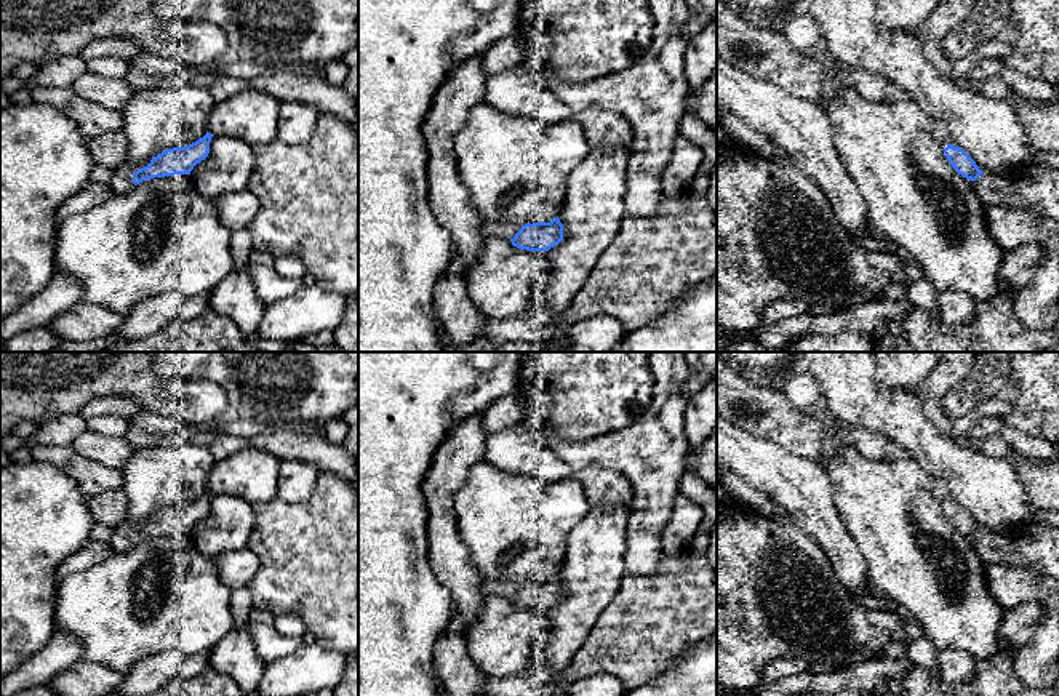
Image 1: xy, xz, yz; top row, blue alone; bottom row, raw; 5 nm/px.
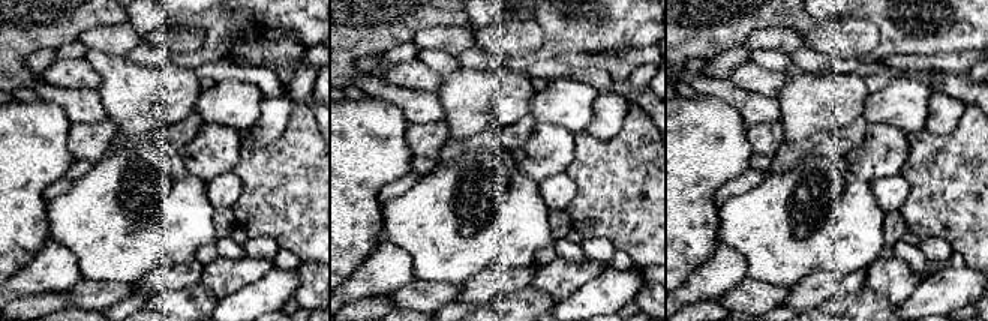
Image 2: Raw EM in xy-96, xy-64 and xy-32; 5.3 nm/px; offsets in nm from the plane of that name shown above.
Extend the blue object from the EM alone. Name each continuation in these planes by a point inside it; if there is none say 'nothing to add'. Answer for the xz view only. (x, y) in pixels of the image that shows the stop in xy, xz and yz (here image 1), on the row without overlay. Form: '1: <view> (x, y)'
1: xz (487, 586)

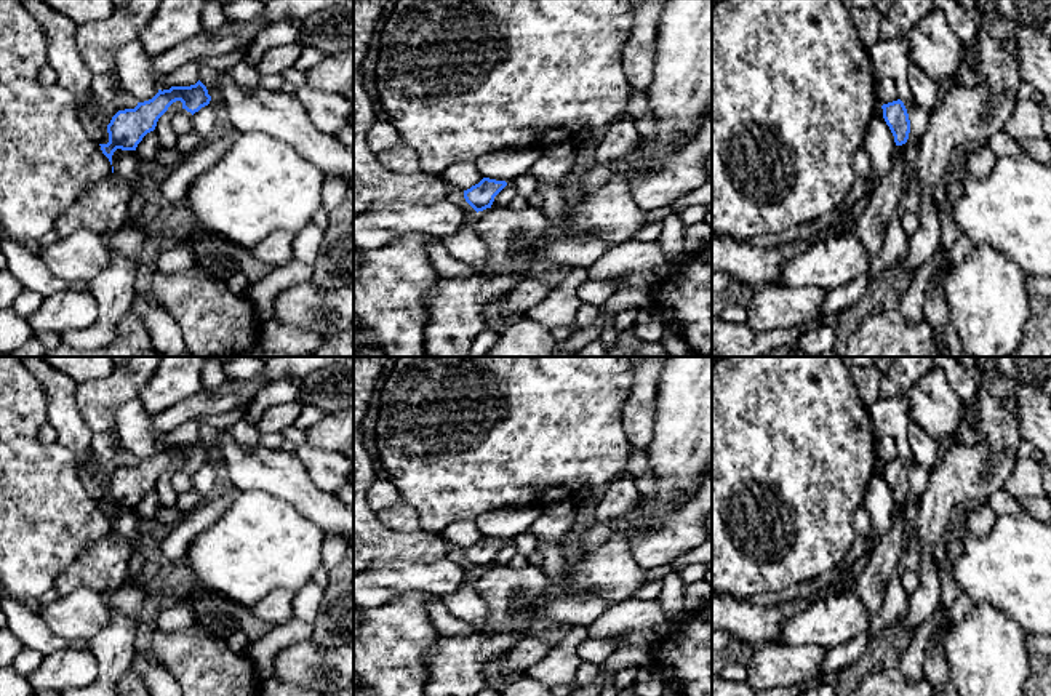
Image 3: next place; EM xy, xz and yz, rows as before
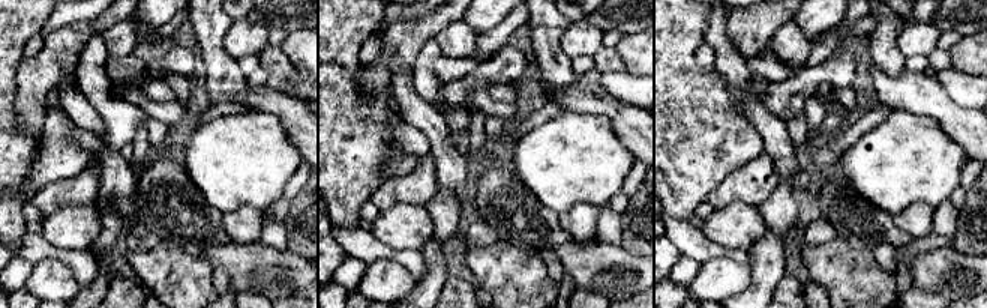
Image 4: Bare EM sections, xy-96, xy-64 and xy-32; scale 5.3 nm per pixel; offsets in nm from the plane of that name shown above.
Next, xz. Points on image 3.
nothing to add

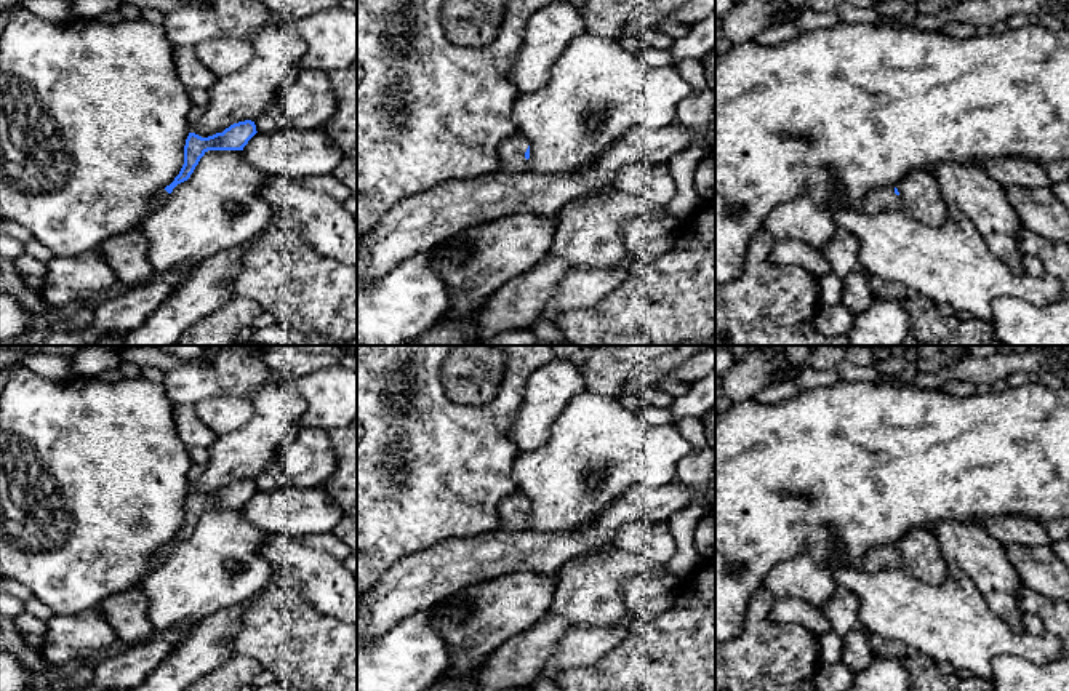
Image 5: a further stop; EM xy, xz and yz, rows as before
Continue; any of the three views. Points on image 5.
1: xz (511, 514)

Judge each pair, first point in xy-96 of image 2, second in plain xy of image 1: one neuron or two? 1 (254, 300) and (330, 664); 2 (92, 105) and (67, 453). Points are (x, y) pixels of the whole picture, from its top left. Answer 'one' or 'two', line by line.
1: one
2: one

